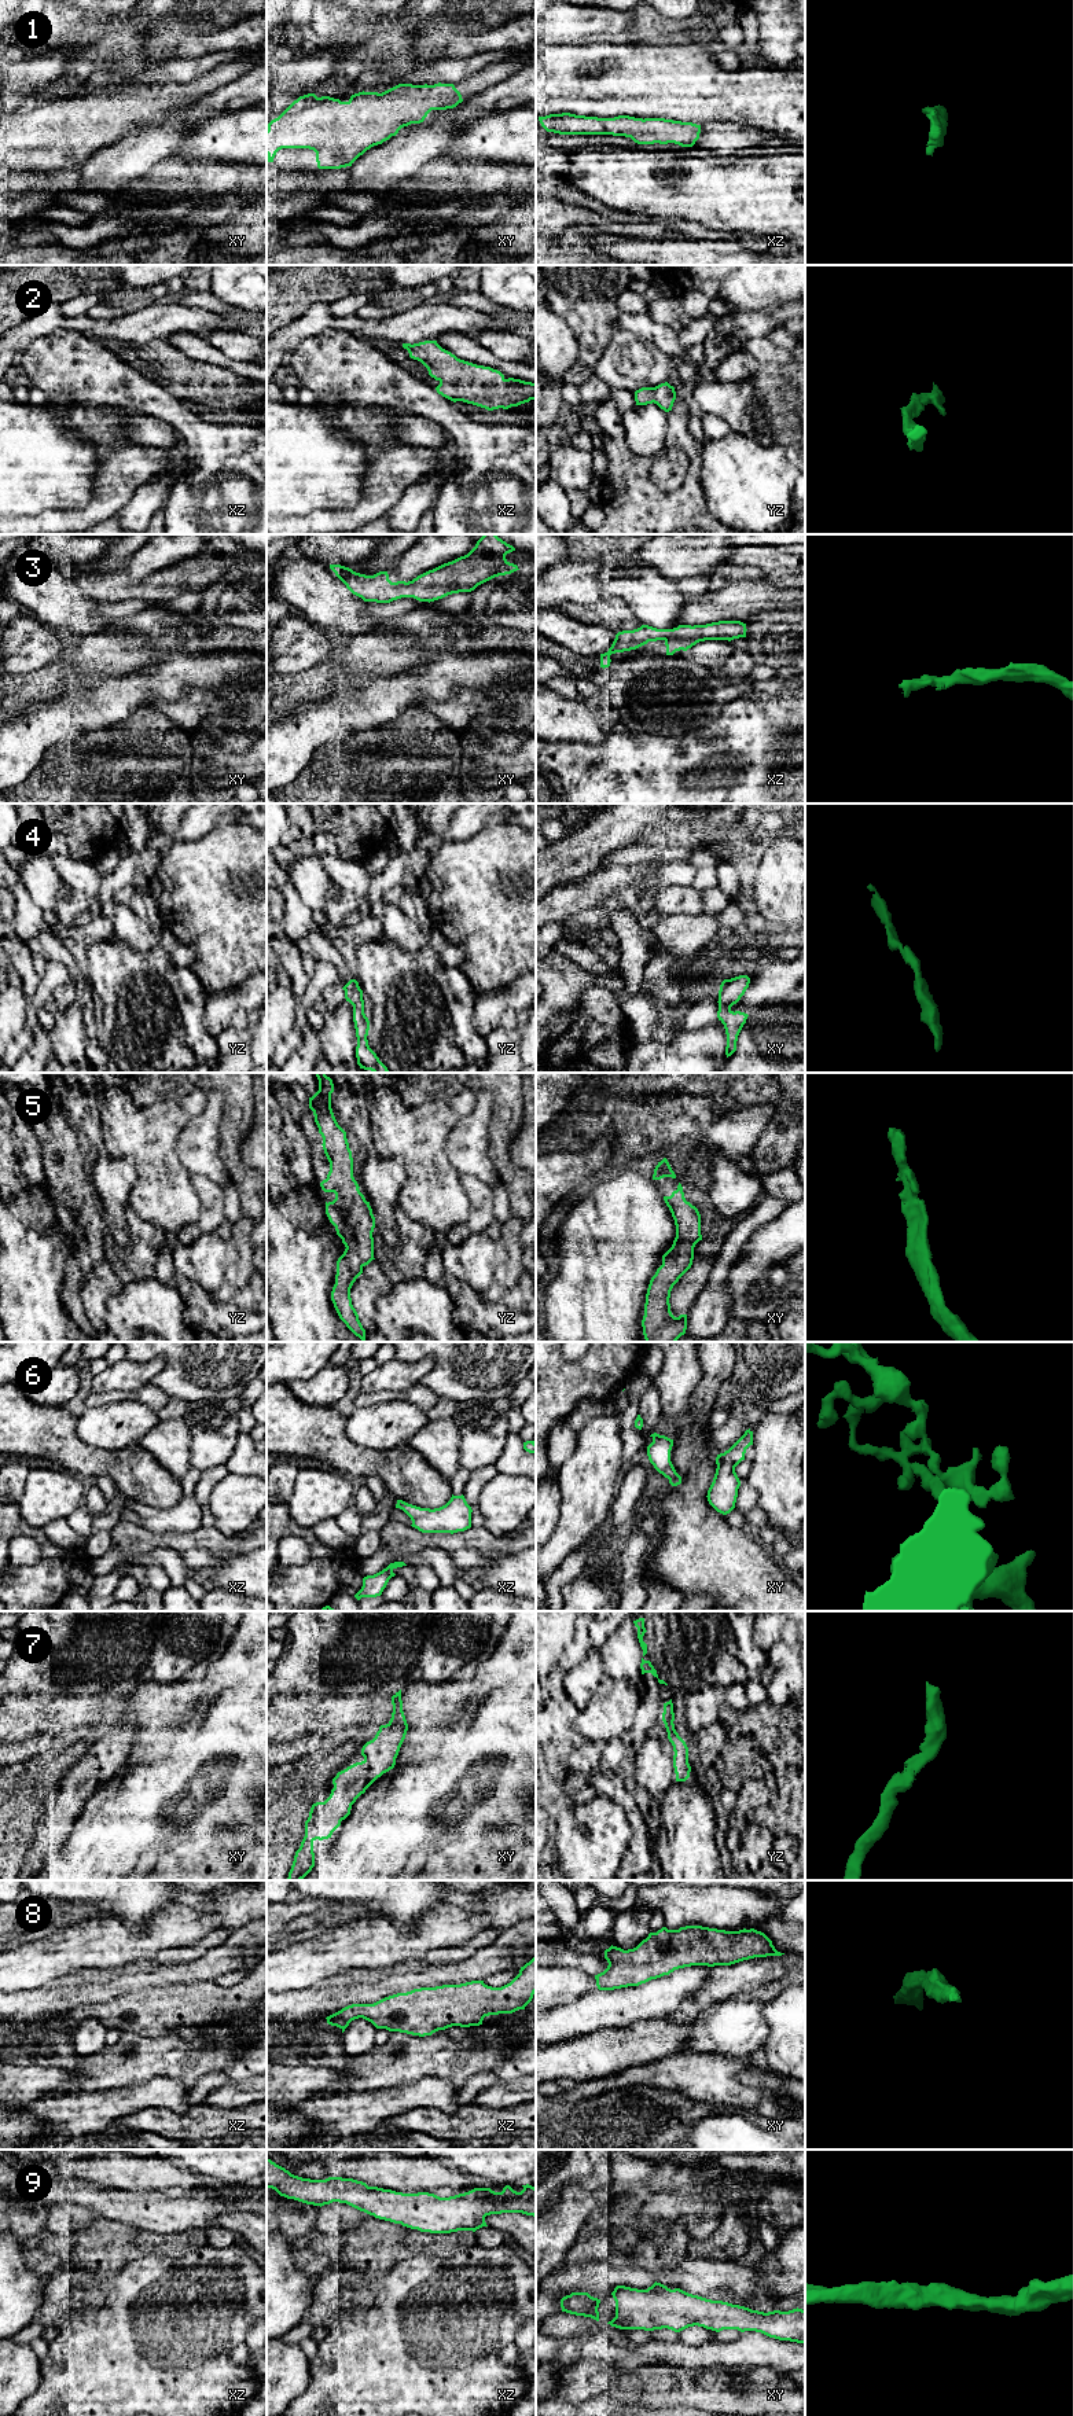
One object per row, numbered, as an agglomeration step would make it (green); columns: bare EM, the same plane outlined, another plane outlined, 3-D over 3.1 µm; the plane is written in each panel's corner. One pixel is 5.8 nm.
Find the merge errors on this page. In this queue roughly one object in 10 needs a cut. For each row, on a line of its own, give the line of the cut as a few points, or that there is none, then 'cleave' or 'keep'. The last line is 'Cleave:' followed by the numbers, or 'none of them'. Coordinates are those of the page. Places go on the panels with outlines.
1: cut none; keep
2: cut none; keep
3: cut none; keep
4: cut none; keep
5: cut none; keep
6: cut none; keep
7: cut none; keep
8: cut none; keep
9: cut none; keep
Cleave: none of them

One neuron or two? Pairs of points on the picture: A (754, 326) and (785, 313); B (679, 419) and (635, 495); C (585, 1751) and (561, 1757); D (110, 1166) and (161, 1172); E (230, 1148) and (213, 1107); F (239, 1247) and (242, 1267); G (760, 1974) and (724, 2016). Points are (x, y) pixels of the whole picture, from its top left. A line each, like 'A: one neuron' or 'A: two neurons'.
A: one neuron
B: one neuron
C: two neurons
D: two neurons
E: two neurons
F: one neuron
G: two neurons

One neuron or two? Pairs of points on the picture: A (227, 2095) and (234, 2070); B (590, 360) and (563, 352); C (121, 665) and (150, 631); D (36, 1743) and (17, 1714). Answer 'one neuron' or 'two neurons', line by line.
A: two neurons
B: two neurons
C: one neuron
D: two neurons

